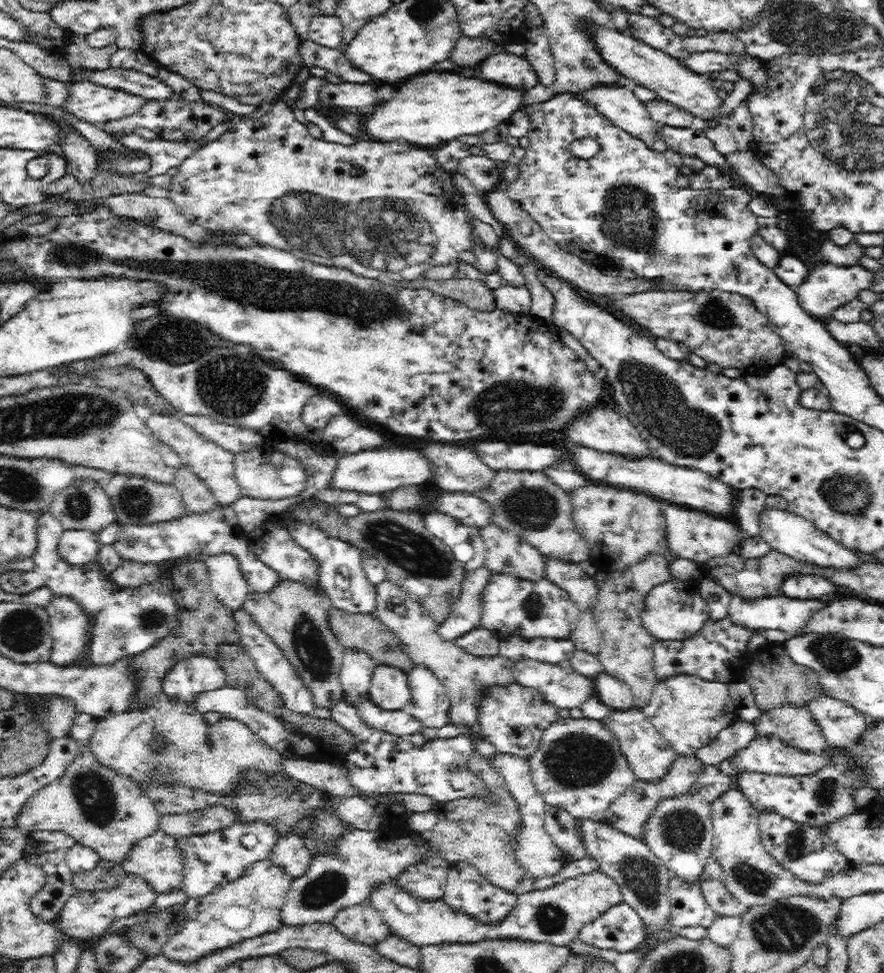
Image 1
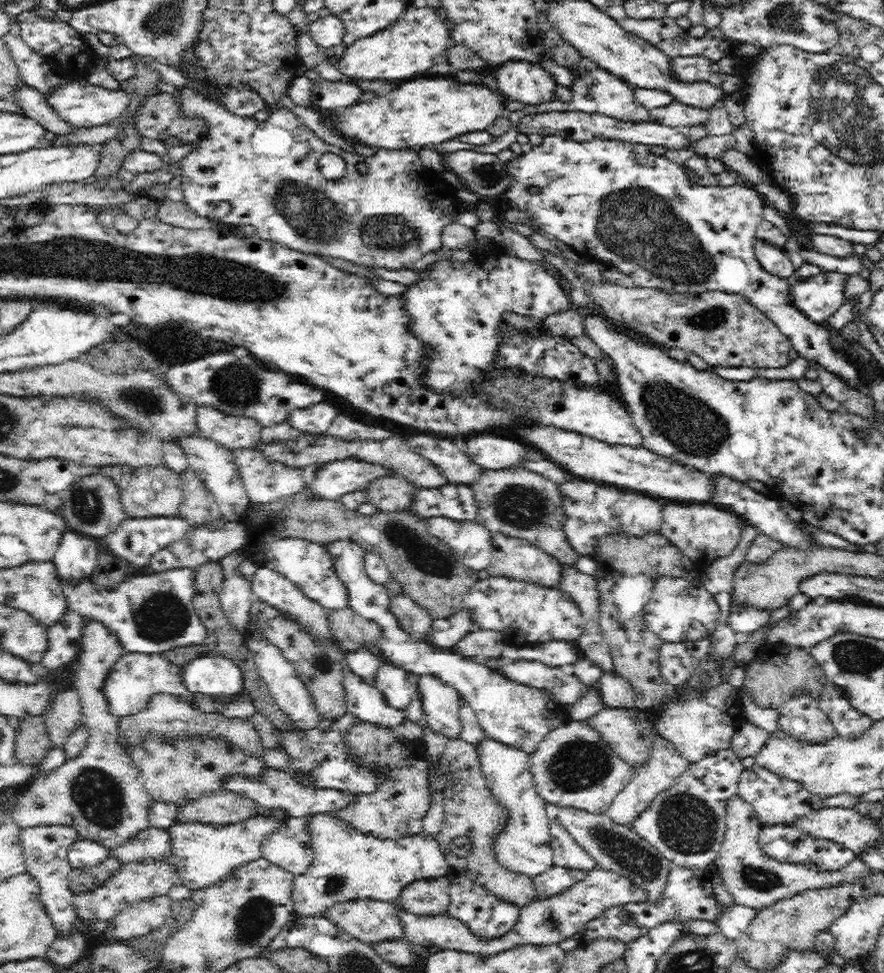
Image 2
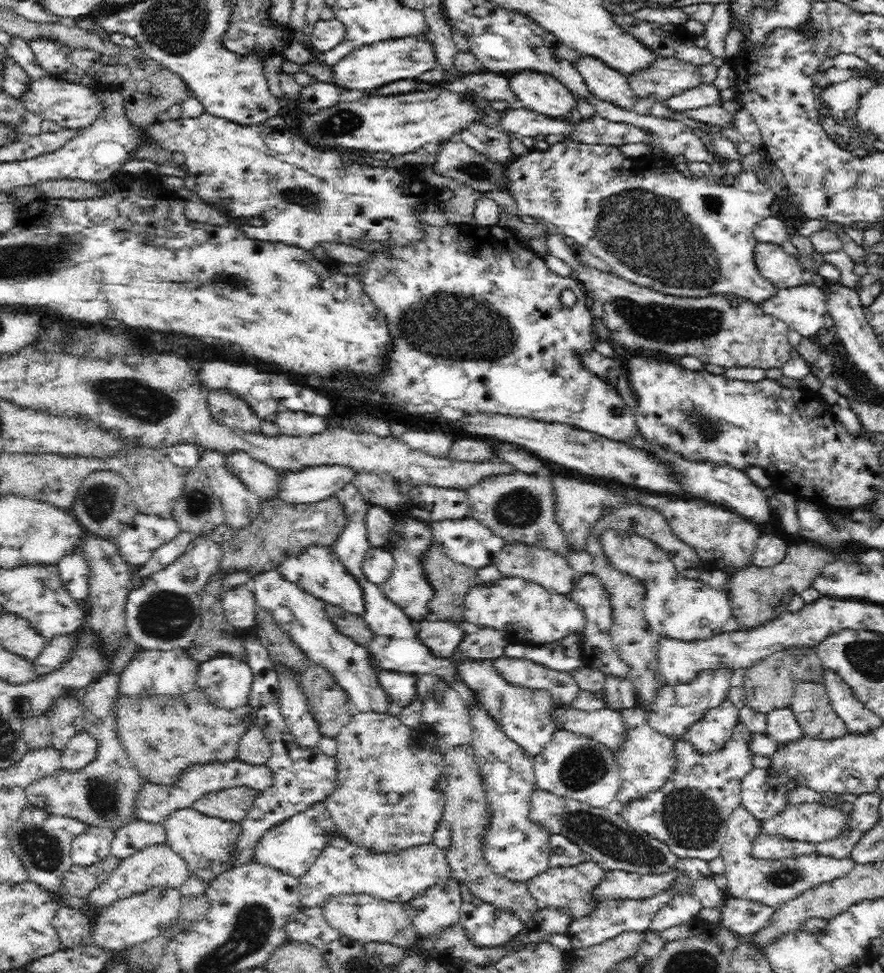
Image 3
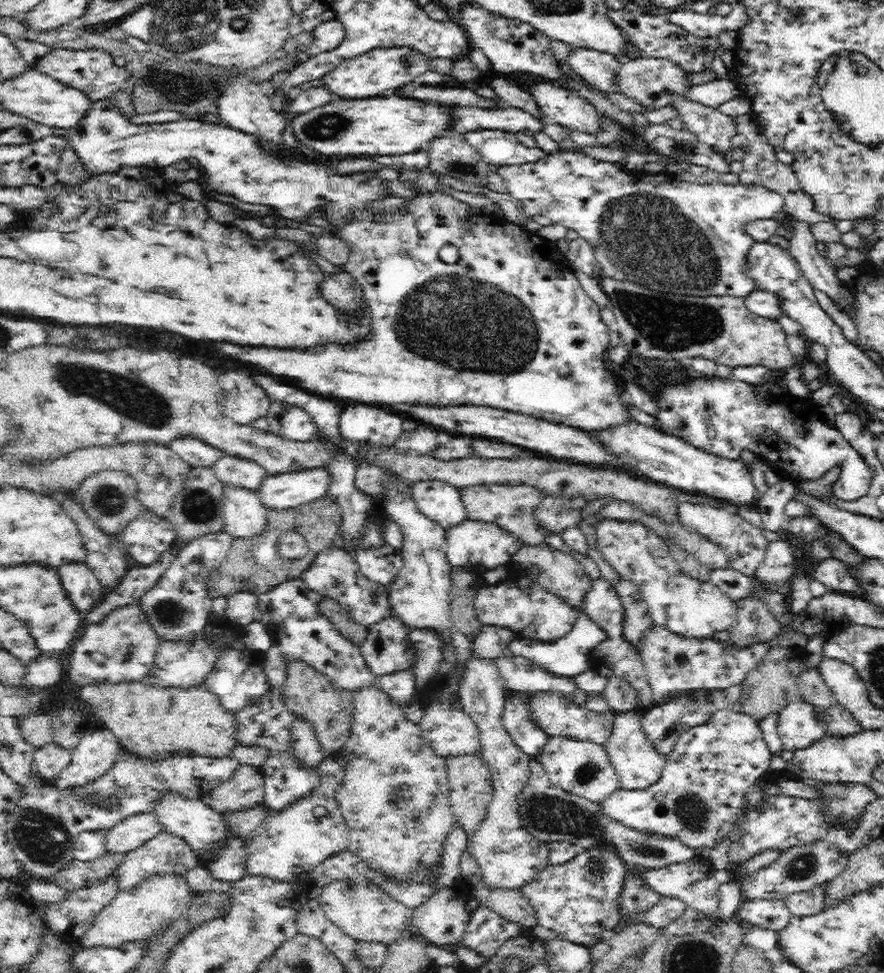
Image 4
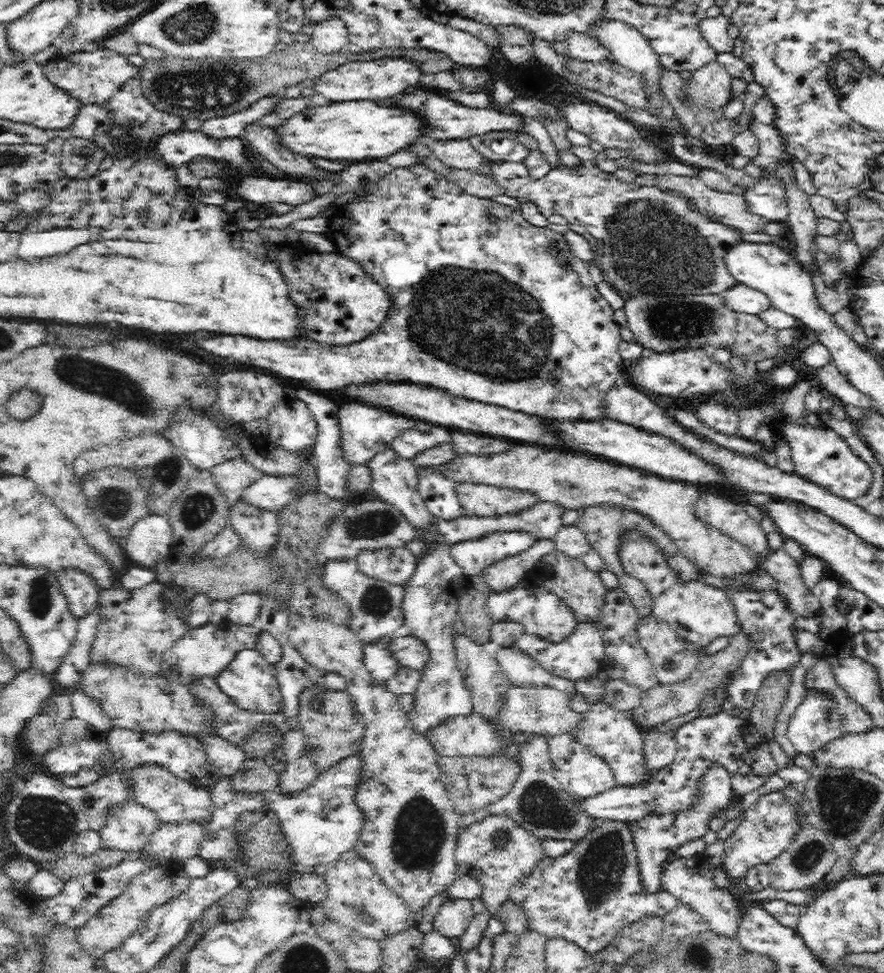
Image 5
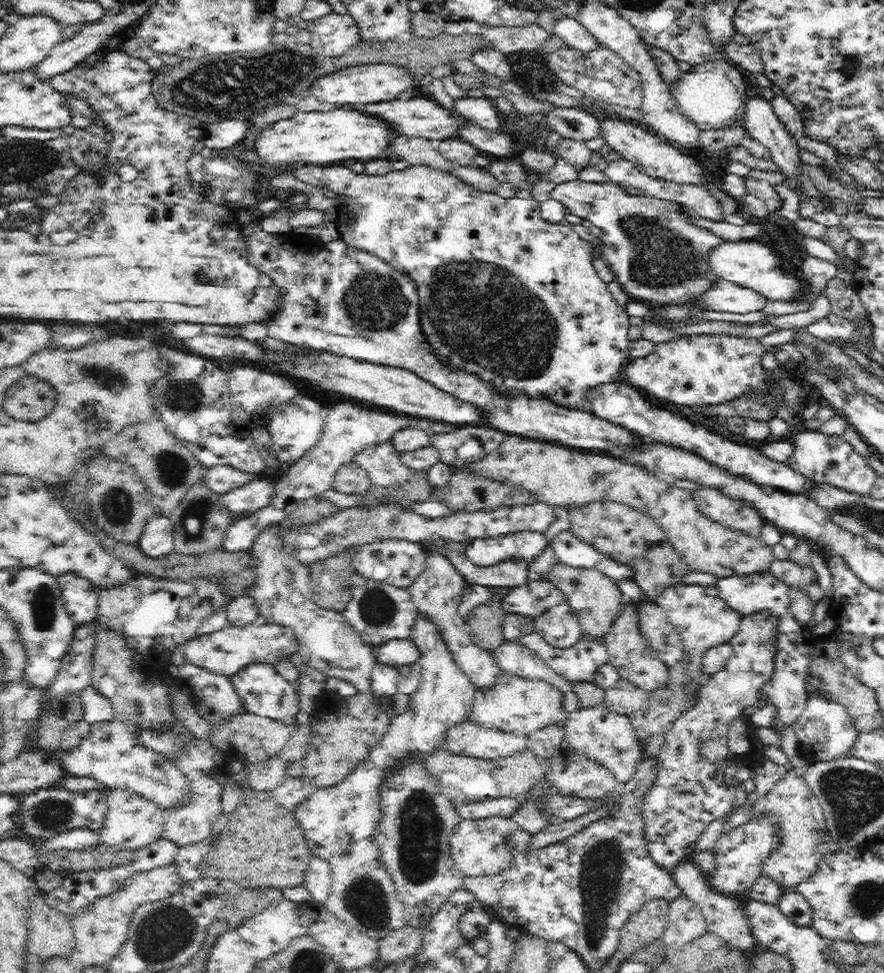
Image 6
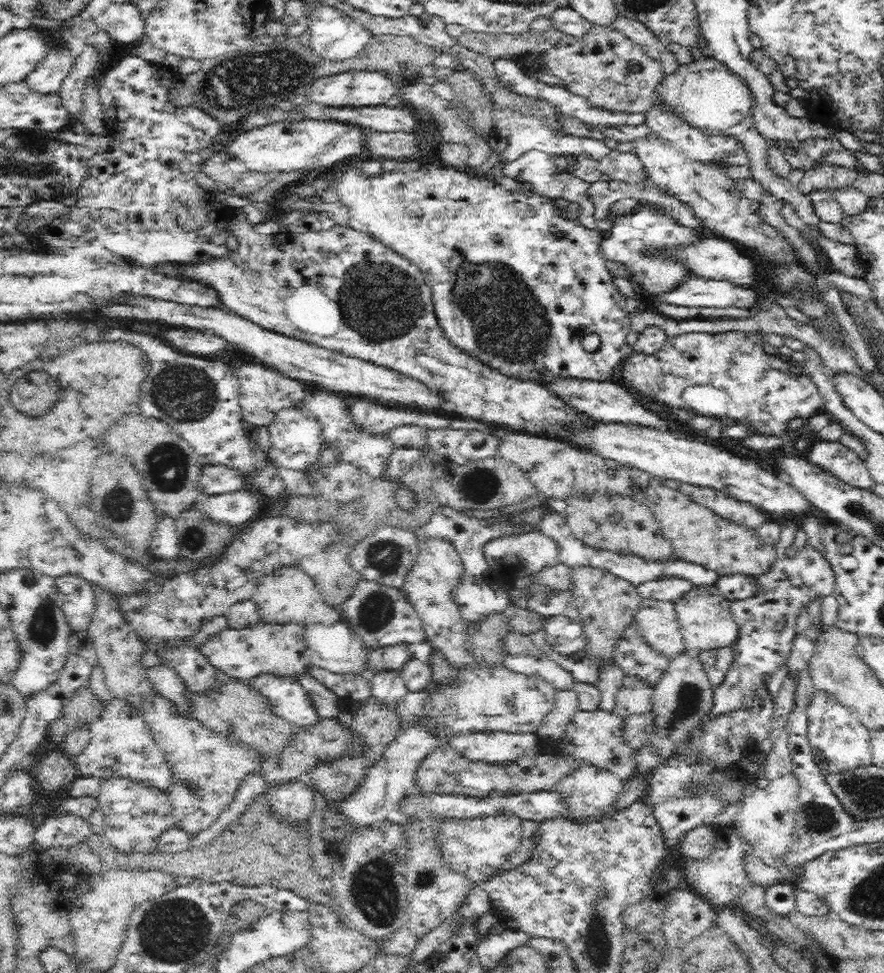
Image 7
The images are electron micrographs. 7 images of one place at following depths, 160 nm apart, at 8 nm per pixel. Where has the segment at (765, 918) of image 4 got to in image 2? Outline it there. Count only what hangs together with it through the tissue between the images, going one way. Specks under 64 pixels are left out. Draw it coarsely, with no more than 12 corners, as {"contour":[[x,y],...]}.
{"contour":[[735,902],[721,908],[714,922],[735,941],[760,909]]}

